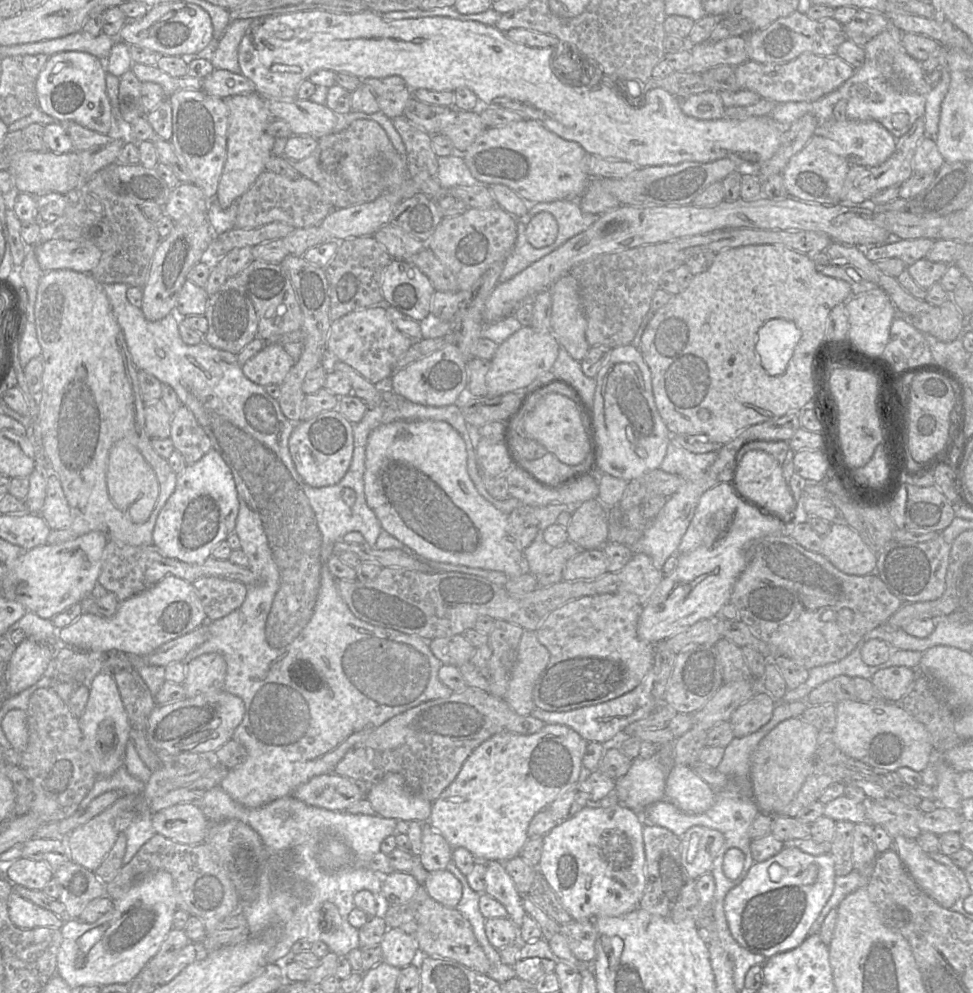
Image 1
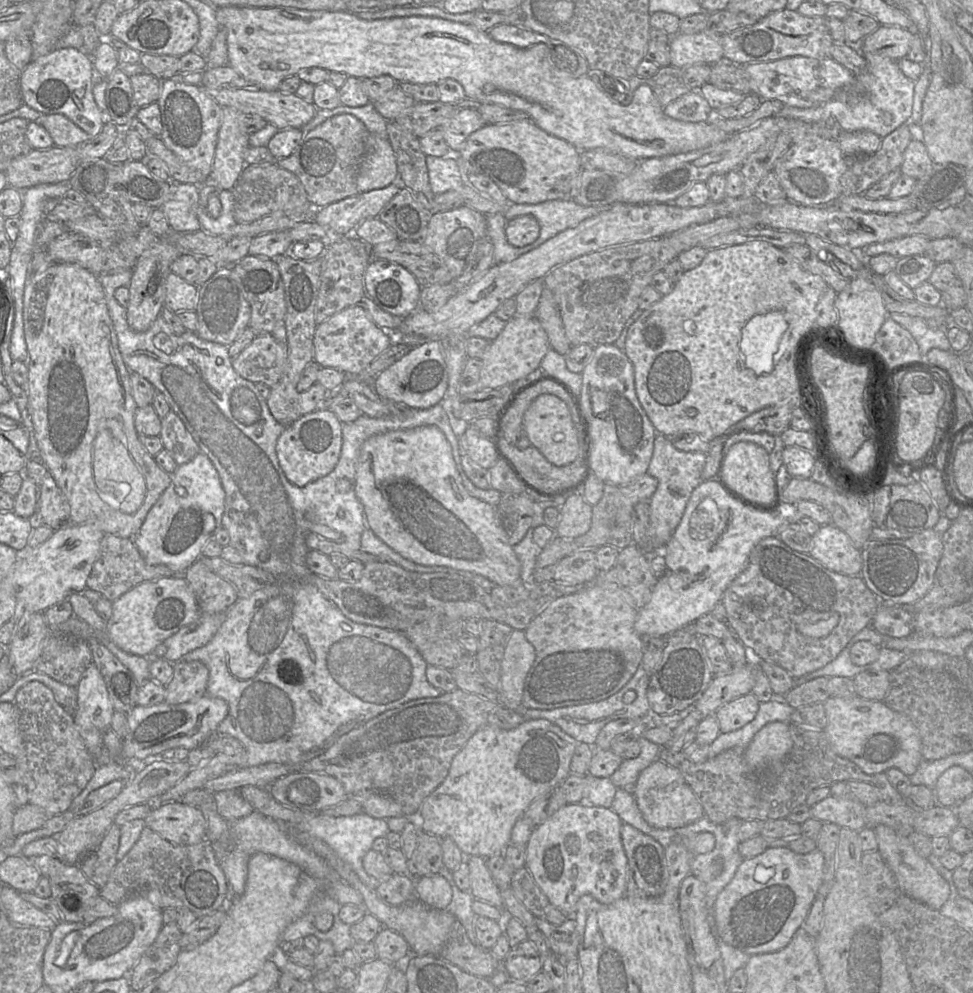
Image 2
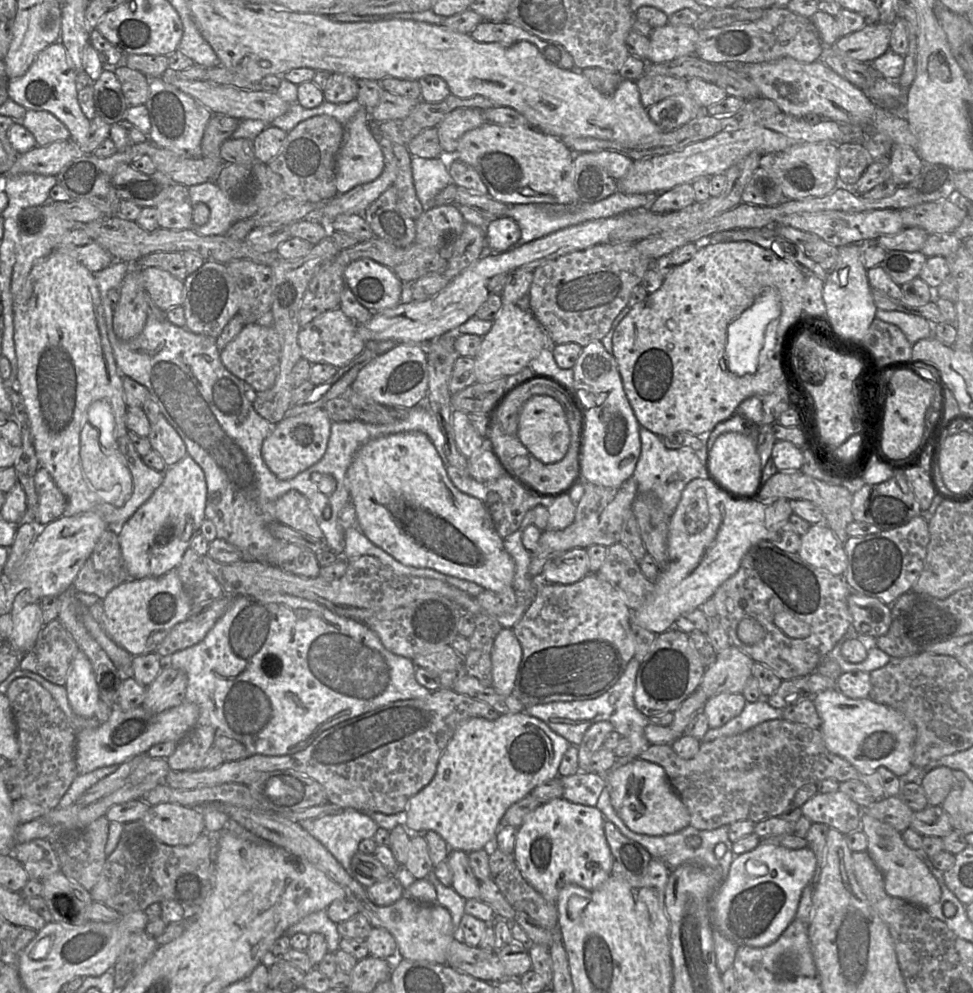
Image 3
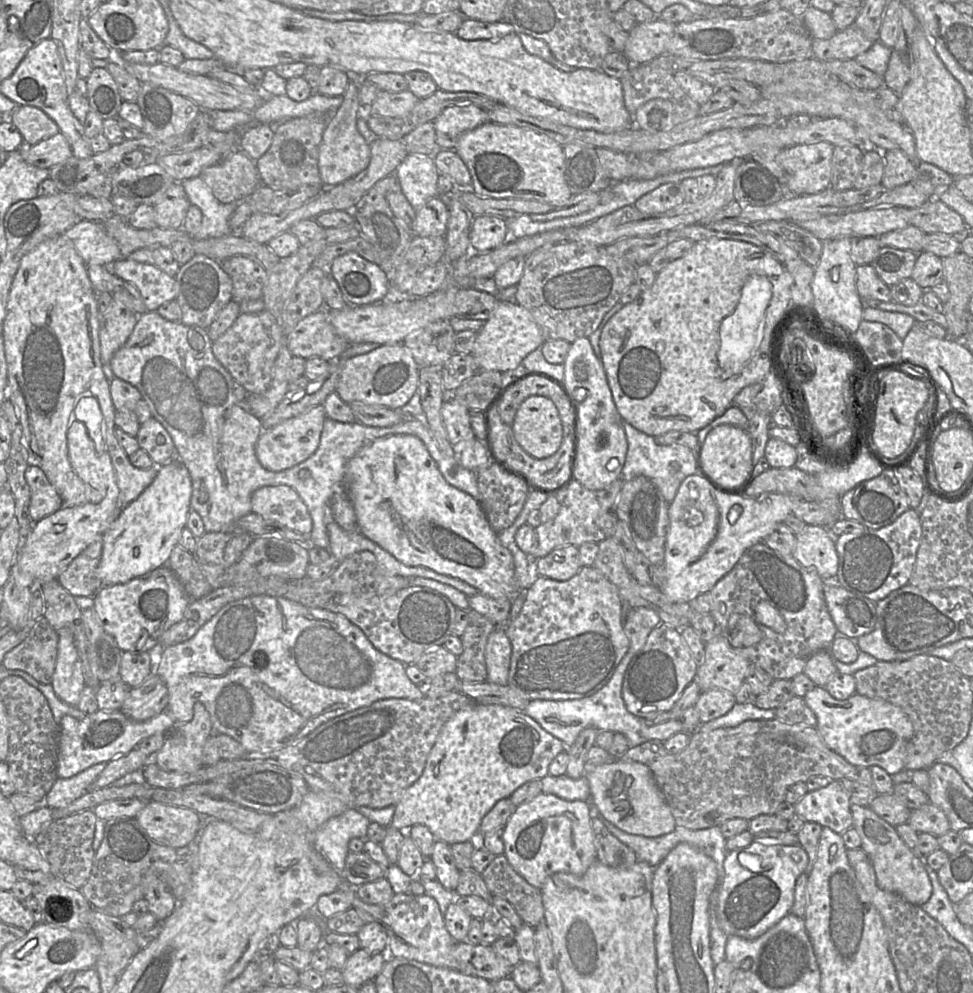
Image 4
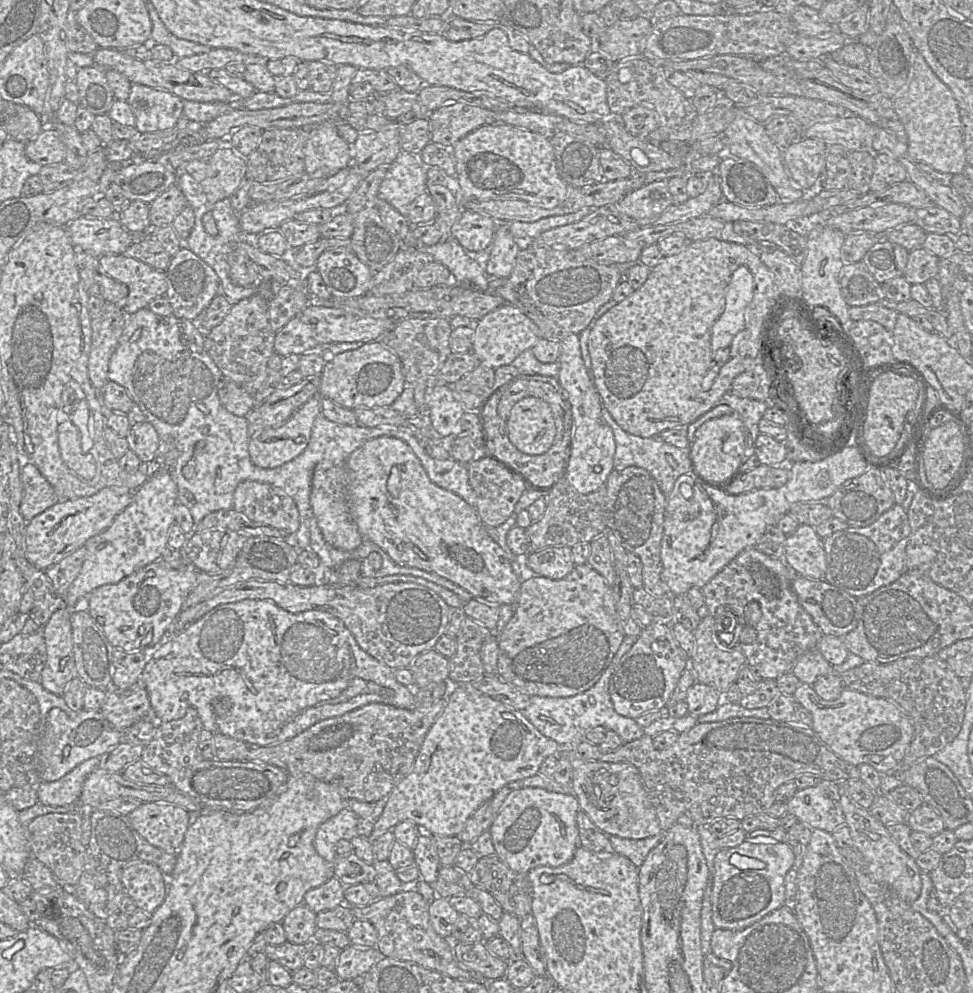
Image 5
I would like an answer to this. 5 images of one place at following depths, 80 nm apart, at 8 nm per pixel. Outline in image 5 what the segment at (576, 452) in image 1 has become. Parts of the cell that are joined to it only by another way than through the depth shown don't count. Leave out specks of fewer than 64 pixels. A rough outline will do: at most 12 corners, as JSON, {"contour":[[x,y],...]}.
{"contour":[[519,400],[506,420],[522,453],[552,446],[556,425],[549,401]]}

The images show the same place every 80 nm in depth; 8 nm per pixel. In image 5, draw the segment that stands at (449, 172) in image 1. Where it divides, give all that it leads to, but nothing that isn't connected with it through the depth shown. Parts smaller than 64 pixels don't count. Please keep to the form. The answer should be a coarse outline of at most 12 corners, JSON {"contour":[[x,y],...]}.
{"contour":[[401,152],[386,168],[378,198],[408,219],[427,193],[427,166]]}

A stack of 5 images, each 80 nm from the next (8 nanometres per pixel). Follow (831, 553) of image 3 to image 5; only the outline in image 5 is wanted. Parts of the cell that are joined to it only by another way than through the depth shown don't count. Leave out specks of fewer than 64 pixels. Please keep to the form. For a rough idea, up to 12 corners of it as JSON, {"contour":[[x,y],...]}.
{"contour":[[800,524],[783,560],[801,576],[824,580],[823,538]]}

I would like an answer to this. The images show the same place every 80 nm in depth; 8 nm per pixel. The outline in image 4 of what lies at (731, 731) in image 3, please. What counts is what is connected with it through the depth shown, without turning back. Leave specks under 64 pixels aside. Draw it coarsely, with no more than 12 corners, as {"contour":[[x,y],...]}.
{"contour":[[736,703],[725,715],[699,725],[708,732],[748,720],[776,719],[774,709]]}

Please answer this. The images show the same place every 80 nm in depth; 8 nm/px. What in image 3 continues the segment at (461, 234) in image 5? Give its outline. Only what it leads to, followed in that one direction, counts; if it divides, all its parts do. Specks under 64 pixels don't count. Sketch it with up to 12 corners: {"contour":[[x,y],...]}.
{"contour":[[509,217],[489,219],[487,247],[511,249],[521,237],[518,223]]}

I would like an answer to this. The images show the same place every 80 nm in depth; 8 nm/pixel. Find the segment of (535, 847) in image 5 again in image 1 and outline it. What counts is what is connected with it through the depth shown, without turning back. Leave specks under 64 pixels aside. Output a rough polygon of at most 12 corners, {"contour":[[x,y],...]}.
{"contour":[[588,806],[538,866],[573,919],[640,908],[645,824]]}

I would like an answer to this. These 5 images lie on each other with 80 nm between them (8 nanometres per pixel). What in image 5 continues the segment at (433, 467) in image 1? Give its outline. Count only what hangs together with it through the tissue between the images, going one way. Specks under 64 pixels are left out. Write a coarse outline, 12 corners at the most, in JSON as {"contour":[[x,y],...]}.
{"contour":[[406,442],[347,458],[350,510],[396,563],[516,606],[476,508]]}

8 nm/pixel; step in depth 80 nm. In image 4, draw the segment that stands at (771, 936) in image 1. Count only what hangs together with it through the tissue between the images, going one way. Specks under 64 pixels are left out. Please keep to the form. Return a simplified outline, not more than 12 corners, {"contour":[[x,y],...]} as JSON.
{"contour":[[800,845],[728,851],[717,918],[753,940],[791,912]]}

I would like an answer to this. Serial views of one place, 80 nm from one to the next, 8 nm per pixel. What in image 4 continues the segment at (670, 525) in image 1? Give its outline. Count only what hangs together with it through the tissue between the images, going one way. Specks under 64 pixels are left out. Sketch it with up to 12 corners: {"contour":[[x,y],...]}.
{"contour":[[623,421],[621,479],[644,476],[669,504],[699,473],[694,451],[661,445]]}

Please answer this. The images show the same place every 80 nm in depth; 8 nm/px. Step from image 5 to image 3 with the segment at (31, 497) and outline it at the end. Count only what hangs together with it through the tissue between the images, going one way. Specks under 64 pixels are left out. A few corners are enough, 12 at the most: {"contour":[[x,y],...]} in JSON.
{"contour":[[45,468],[34,476],[36,521],[64,515],[66,498]]}

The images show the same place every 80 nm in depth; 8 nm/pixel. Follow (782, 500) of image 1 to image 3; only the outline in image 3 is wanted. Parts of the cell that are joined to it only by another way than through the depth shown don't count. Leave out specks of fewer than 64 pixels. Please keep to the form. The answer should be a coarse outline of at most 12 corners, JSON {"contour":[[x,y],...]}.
{"contour":[[721,434],[707,467],[729,489],[758,499],[762,467],[756,442]]}

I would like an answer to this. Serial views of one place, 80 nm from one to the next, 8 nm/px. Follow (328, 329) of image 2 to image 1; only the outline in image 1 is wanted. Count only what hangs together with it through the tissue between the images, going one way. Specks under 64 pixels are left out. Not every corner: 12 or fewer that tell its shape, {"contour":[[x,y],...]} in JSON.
{"contour":[[385,308],[333,320],[325,353],[377,387],[415,342]]}

